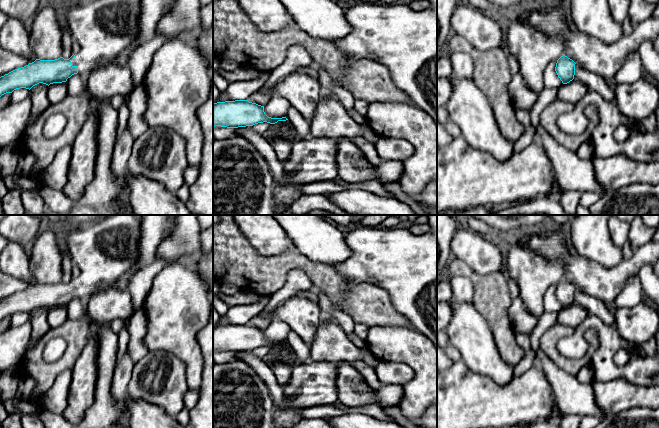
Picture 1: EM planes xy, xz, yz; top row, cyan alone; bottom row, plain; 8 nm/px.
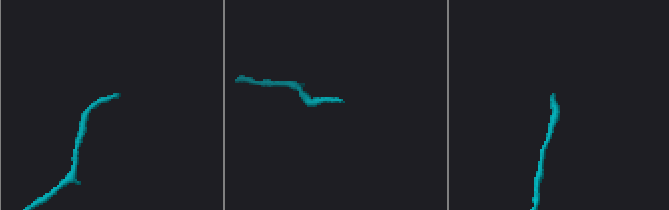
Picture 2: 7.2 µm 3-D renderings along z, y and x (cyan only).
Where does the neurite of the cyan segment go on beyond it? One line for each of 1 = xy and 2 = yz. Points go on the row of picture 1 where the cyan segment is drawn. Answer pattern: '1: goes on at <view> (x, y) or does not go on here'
1: goes on at xy (105, 29)
2: does not go on here

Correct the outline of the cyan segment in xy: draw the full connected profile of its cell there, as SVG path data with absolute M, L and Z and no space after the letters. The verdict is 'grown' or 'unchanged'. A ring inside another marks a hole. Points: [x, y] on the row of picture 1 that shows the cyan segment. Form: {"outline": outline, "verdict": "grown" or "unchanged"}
{"outline": "M85 0L72 2L71 9L66 14L66 25L72 37L80 44L80 51L69 59L60 57L55 60L36 59L28 65L15 69L0 77L0 97L12 93L16 89L31 89L43 83L66 82L74 74L81 75L85 80L93 70L100 66L111 65L120 55L127 52L136 41L139 33L141 0Z", "verdict": "grown"}

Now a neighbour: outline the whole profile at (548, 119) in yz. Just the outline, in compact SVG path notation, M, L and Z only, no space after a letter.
M555 99L542 111L539 120L539 127L558 144L572 152L576 152L583 142L590 139L592 130L599 121L597 108L594 105L588 105L584 109L584 114L589 121L586 130L578 135L568 135L558 128L557 120L561 115L573 112L574 110L575 104Z

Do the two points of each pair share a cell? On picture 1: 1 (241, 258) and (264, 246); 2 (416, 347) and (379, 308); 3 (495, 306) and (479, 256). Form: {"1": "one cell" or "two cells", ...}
{"1": "two cells", "2": "two cells", "3": "two cells"}

